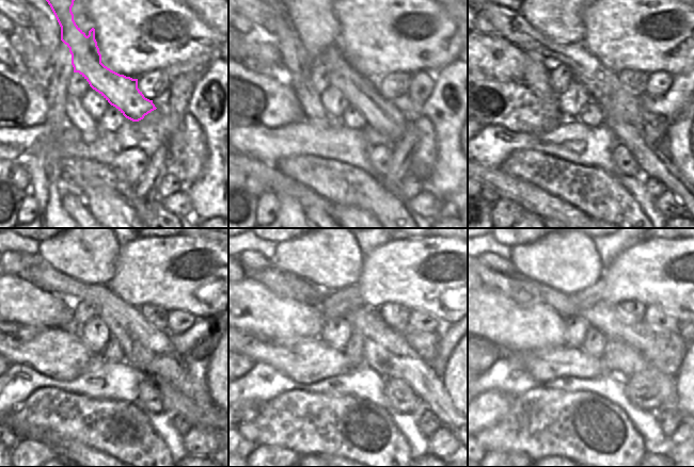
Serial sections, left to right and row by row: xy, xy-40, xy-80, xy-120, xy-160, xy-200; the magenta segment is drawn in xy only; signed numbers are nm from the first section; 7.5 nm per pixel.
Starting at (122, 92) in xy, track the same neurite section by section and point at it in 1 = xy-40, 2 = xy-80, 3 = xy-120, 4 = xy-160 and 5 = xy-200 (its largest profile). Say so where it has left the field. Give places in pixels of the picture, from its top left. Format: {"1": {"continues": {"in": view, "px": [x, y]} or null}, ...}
{"1": {"continues": {"in": "xy-40", "px": [381, 114]}}, "2": {"continues": {"in": "xy-80", "px": [621, 111]}}, "3": {"continues": {"in": "xy-120", "px": [146, 349]}}, "4": {"continues": {"in": "xy-160", "px": [387, 351]}}, "5": {"continues": {"in": "xy-200", "px": [620, 358]}}}

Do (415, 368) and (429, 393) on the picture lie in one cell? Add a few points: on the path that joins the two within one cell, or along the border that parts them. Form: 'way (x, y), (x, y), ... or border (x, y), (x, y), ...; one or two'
way (419, 374), (429, 387); one

